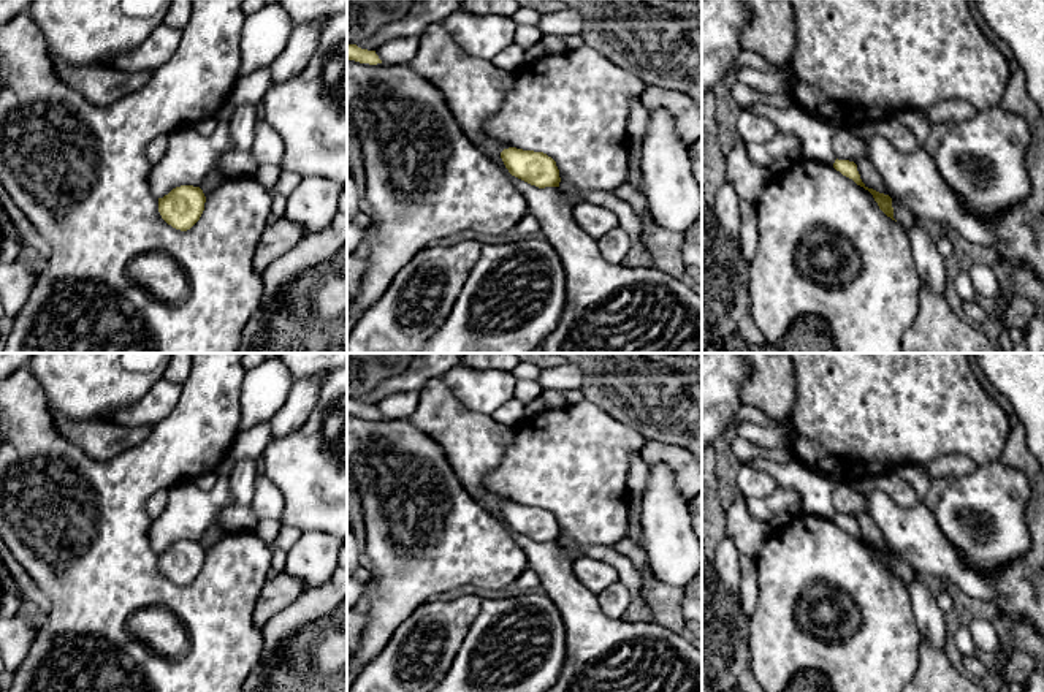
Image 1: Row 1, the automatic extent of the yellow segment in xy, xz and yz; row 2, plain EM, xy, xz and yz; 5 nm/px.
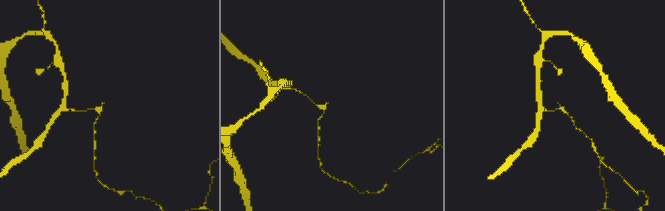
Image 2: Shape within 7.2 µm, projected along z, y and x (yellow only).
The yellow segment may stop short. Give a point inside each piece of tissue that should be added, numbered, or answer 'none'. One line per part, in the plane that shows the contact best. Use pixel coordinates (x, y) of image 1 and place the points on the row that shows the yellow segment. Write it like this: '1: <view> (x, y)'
none

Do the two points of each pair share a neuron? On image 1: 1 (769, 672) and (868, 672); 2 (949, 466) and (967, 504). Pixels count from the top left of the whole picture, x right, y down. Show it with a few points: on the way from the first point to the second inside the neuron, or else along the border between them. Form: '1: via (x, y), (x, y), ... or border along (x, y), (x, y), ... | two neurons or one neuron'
1: via (794, 661), (832, 661), (843, 665) | one neuron
2: border along (978, 466), (951, 480) | two neurons

